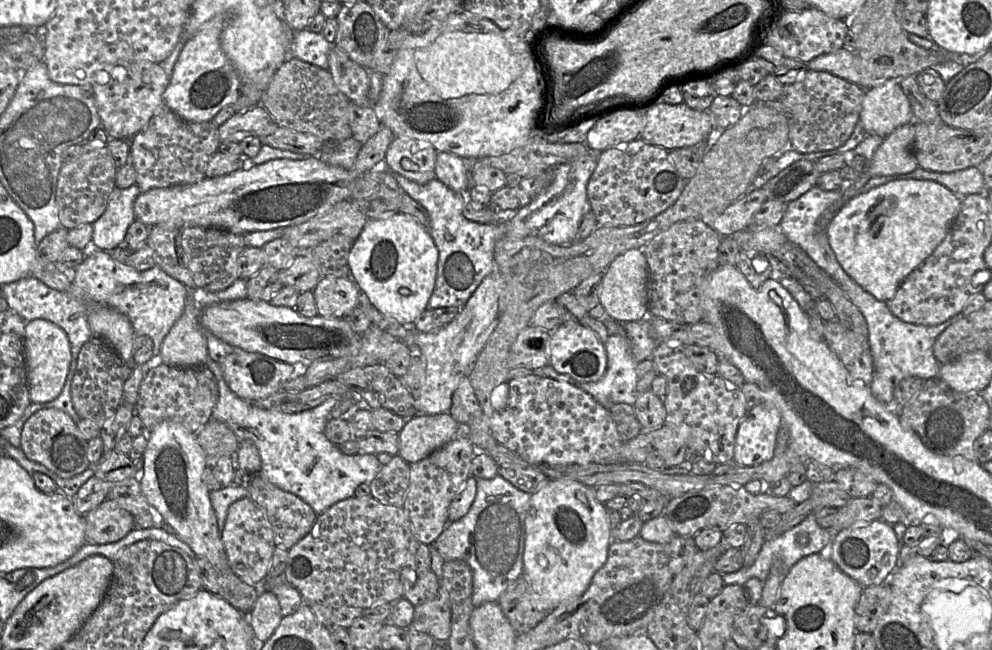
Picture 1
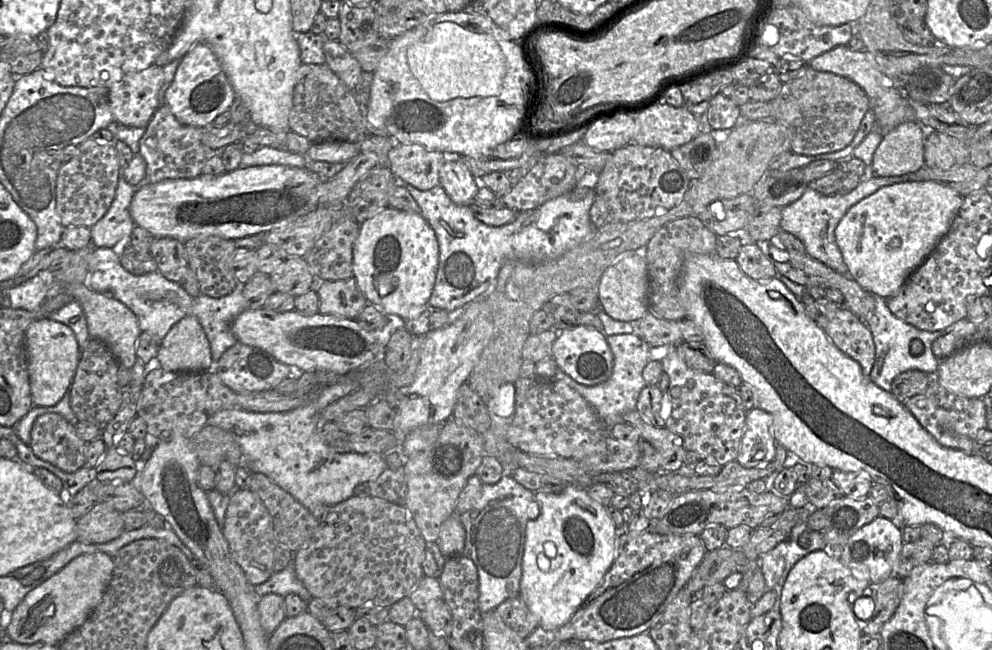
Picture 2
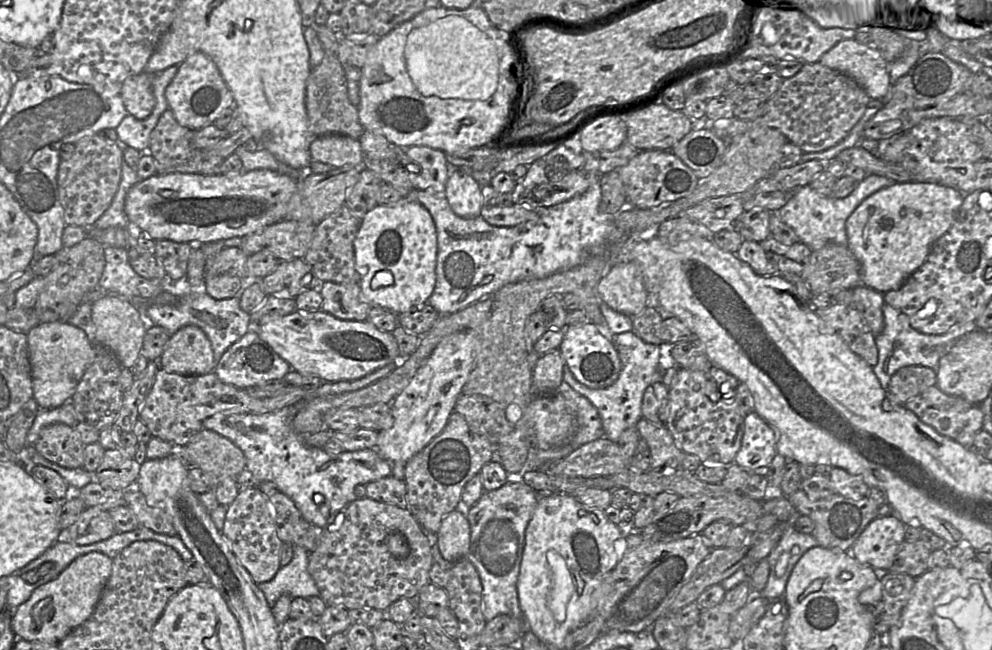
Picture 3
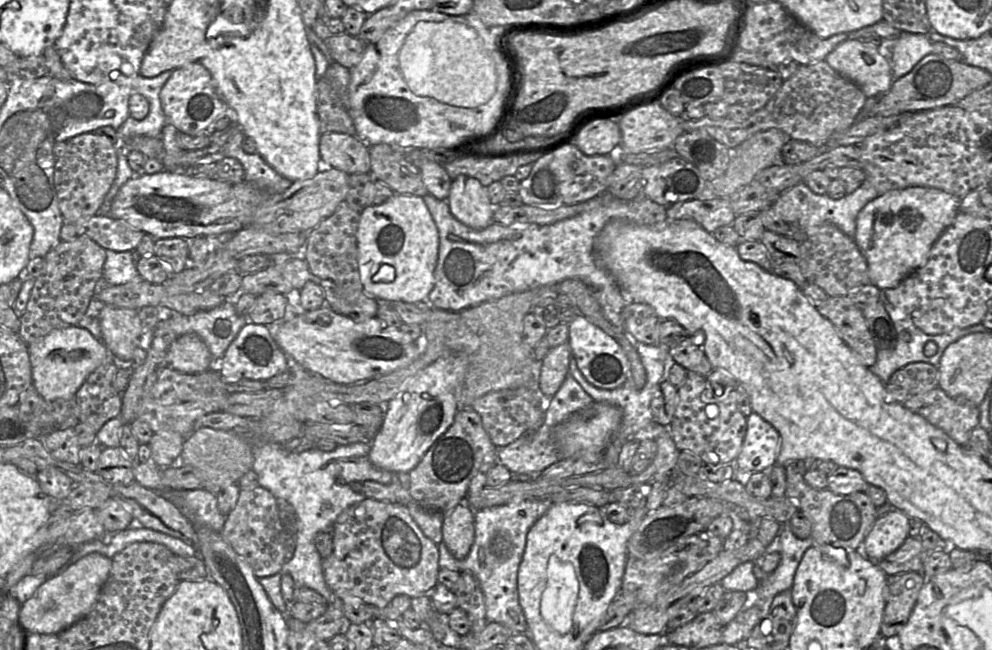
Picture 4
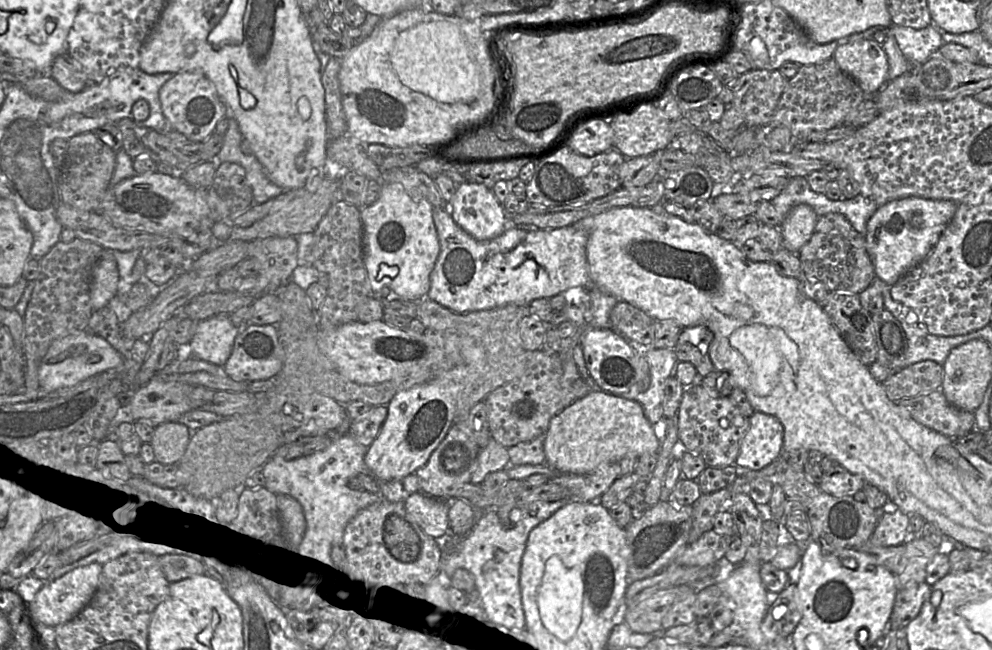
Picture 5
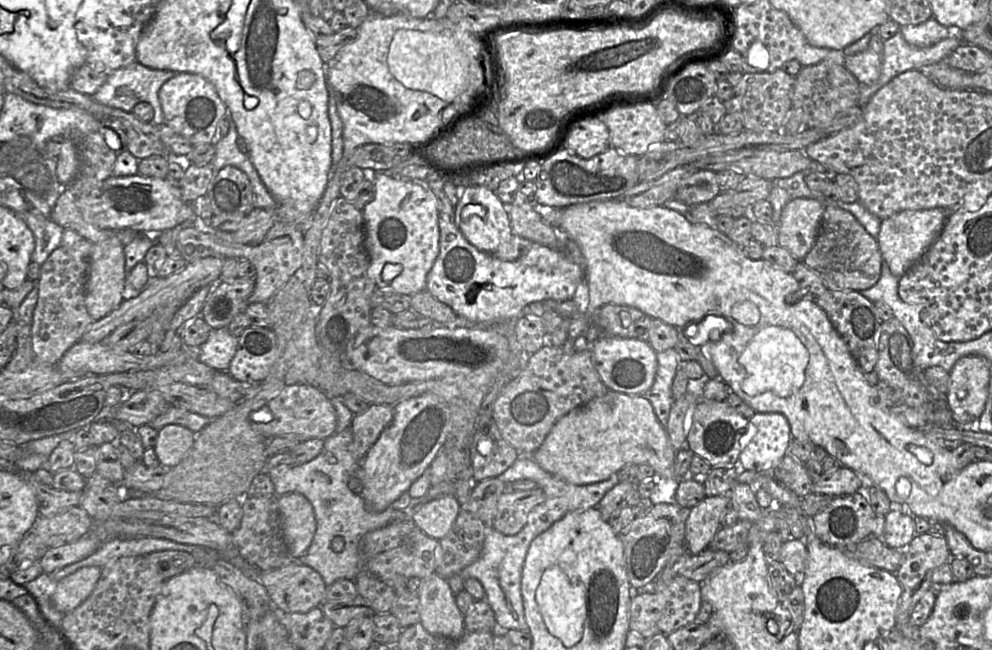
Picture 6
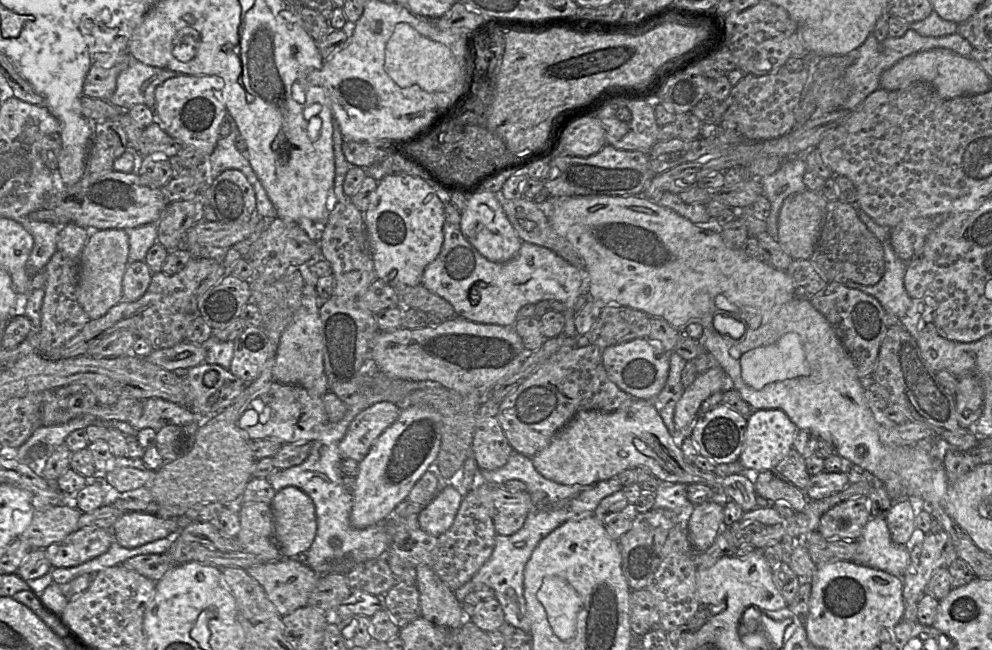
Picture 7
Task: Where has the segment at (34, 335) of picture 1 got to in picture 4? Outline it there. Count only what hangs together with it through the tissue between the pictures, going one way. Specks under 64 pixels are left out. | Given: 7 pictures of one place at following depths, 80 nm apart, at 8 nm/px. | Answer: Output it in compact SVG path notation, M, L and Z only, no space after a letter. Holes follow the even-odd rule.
M79 326L52 330L43 338L28 345L28 351L33 385L46 401L68 400L75 397L86 378L111 355L101 340Z

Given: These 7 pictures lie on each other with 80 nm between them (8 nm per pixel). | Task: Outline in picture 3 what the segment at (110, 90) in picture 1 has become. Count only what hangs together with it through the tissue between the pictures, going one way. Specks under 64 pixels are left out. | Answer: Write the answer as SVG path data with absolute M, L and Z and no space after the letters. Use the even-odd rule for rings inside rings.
M142 72L128 77L122 84L121 97L126 111L138 120L146 119L153 111L155 97L153 82L157 74Z

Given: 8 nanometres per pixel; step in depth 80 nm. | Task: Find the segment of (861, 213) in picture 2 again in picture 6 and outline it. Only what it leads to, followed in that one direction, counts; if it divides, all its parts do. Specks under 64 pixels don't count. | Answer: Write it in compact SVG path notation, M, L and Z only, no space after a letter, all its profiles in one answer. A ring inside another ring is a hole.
M941 208L905 210L881 221L876 240L893 275L900 277L922 257L942 231L948 215L949 211Z

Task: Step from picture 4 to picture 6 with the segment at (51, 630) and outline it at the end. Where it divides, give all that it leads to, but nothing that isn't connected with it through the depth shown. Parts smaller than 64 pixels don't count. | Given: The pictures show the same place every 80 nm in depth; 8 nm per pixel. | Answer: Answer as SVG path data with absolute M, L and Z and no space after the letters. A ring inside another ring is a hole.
M85 566L58 581L52 596L55 607L63 614L78 607L93 592L101 571L98 566Z

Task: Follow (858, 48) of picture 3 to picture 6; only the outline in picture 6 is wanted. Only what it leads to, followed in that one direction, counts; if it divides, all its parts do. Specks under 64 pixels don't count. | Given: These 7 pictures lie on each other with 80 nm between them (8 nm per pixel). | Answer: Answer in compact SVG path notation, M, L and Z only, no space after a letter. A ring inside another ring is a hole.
M879 26L873 27L869 31L872 36L866 49L856 54L846 56L844 60L845 68L856 78L859 83L863 83L866 85L871 85L875 81L877 81L881 73L883 60L883 40L877 32L878 27Z

